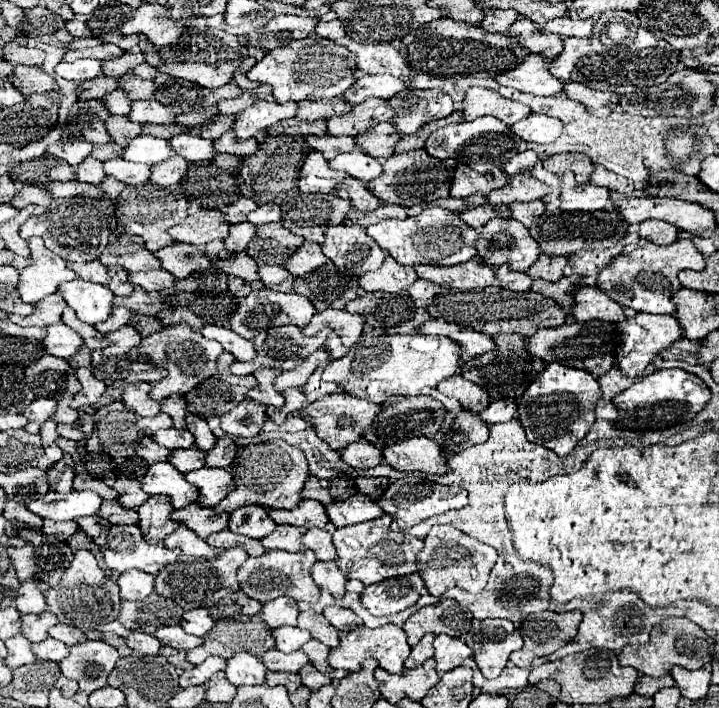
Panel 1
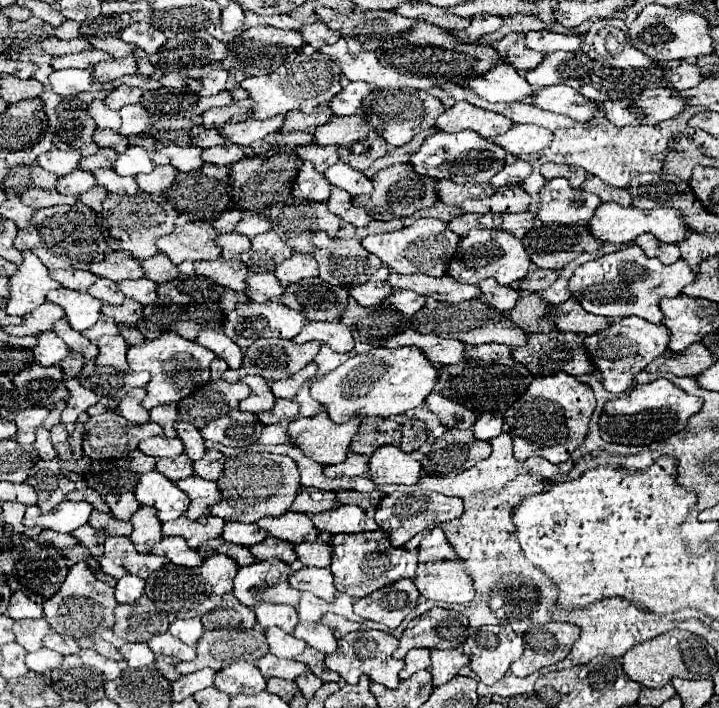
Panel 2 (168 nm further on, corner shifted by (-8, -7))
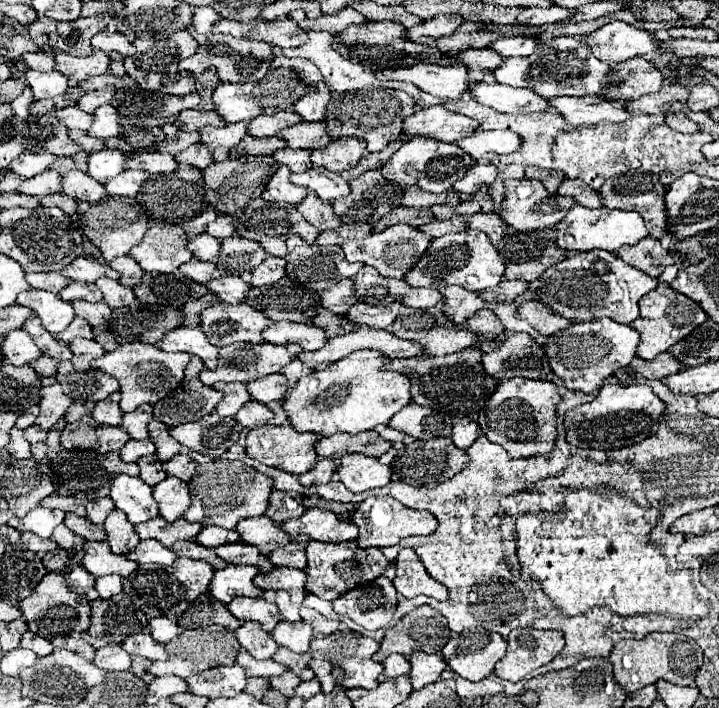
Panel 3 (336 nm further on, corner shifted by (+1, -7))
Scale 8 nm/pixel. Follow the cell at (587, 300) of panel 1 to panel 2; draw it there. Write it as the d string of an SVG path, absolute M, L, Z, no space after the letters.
M570 298L552 308L552 320L560 332L578 332L578 334L596 334L610 326L610 320L586 312L576 298Z

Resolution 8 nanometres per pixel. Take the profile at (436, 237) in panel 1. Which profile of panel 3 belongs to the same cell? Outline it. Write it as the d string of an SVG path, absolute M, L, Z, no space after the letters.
M397 224L389 226L379 234L371 234L363 240L345 240L341 244L341 250L345 252L345 258L349 262L363 262L367 266L373 266L385 278L403 278L403 272L407 272L407 268L411 268L411 264L415 264L415 260L423 256L429 242L431 242L429 234L411 228L407 224Z

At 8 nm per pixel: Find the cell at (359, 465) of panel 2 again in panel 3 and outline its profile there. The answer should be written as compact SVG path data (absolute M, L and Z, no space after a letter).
M319 458L309 472L299 474L299 482L305 488L309 488L313 484L327 484L333 474L335 474L335 462L329 462L325 458Z

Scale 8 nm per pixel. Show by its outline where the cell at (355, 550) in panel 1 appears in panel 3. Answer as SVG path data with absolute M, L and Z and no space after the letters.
M311 540L305 546L305 556L307 556L307 578L305 578L305 588L309 594L315 594L323 600L335 600L335 596L343 596L343 592L365 584L373 580L375 576L381 576L385 568L391 564L385 560L383 552L379 548L359 548L357 542L343 542L343 544L323 544Z

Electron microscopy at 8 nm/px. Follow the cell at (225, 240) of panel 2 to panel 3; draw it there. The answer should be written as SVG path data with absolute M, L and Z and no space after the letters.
M201 234L201 236L195 236L187 242L187 250L193 254L195 260L215 262L215 256L219 254L219 240L215 240L213 236Z

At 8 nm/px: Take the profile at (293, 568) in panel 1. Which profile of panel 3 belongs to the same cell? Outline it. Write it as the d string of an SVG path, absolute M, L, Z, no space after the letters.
M227 566L223 570L215 570L209 592L223 604L229 604L235 596L261 596L259 588L255 588L253 578L259 570L251 566Z

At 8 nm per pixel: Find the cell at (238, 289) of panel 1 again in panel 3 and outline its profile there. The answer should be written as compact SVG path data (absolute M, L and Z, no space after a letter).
M203 298L187 302L183 306L183 322L181 322L181 326L187 326L187 328L199 326L199 312L201 310L203 310Z

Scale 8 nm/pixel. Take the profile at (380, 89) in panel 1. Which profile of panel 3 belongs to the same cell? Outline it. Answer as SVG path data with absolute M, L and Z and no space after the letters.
M325 82L307 88L305 96L299 98L299 102L293 104L293 112L303 118L303 120L323 120L325 118L325 108L329 102L329 94L331 90L327 88Z

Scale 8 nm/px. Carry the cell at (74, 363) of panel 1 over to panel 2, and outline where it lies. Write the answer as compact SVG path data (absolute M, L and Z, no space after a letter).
M72 354L72 356L62 364L62 370L64 370L66 378L70 378L70 376L80 376L84 364L86 364L86 362L84 362L84 356L80 356L80 354Z

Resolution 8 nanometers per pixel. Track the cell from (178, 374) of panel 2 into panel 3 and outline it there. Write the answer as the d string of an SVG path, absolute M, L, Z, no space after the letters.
M129 342L123 346L117 346L113 352L105 352L101 358L91 362L93 370L99 370L103 374L113 376L119 382L119 392L121 392L121 402L119 408L123 412L133 412L139 404L155 404L169 392L173 392L179 386L179 380L183 380L185 366L189 362L189 354L177 352L169 354L163 352L157 346L143 344L143 342Z

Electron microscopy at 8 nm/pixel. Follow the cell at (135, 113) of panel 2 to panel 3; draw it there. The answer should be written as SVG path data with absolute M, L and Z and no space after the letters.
M111 104L99 106L93 112L93 124L87 130L87 134L101 138L101 140L111 138L111 136L119 136L119 122L117 120L119 120L119 114Z

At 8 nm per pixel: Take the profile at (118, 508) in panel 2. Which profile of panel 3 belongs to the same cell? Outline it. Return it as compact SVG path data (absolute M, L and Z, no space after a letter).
M97 498L97 500L89 500L85 504L87 508L87 518L93 522L93 524L103 524L103 520L109 516L109 512L115 508L111 504L109 498Z

